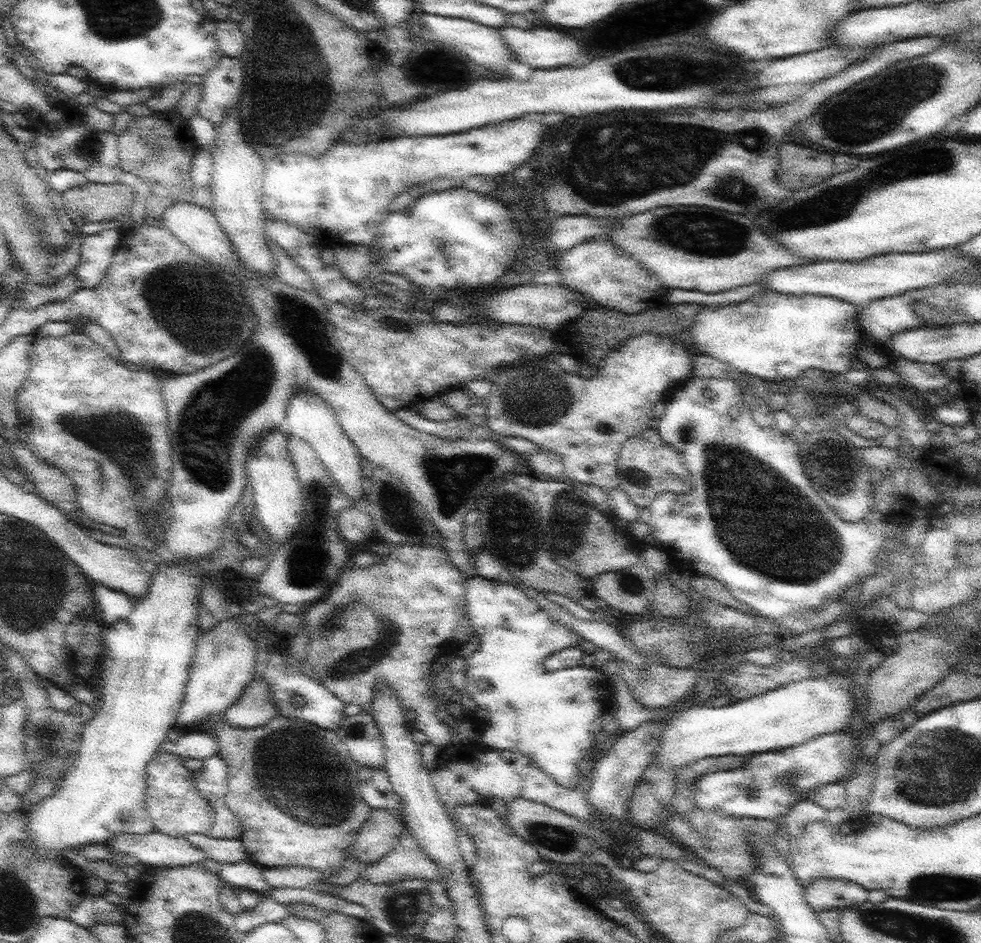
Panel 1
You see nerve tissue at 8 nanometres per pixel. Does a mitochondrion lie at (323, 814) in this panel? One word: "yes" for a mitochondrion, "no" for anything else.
yes

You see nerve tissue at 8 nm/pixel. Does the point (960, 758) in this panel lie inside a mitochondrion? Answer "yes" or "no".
yes

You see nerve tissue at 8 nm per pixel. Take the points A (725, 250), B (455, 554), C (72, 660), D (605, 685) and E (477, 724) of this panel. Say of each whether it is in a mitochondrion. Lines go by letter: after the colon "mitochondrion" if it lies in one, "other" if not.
A: mitochondrion
B: other
C: other
D: other
E: other

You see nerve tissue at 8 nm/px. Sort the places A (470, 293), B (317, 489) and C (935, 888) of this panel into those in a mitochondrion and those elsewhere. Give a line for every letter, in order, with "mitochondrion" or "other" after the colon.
A: other
B: mitochondrion
C: mitochondrion

